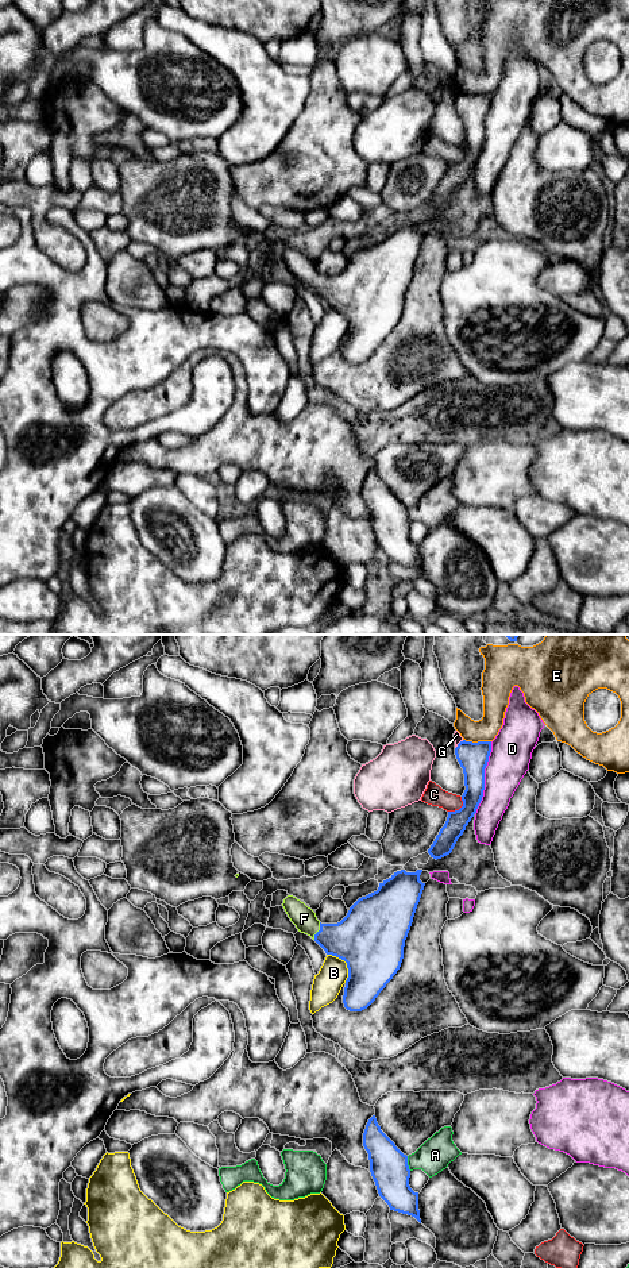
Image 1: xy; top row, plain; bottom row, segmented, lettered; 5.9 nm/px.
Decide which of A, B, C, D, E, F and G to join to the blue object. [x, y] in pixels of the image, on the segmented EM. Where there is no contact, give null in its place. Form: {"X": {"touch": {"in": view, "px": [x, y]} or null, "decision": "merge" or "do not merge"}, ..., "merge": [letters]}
{"A": {"touch": {"in": "xy", "px": [406, 1163]}, "decision": "do not merge"}, "B": {"touch": {"in": "xy", "px": [346, 962]}, "decision": "do not merge"}, "C": {"touch": {"in": "xy", "px": [460, 808]}, "decision": "do not merge"}, "D": {"touch": {"in": "xy", "px": [483, 778]}, "decision": "do not merge"}, "E": {"touch": {"in": "xy", "px": [478, 742]}, "decision": "do not merge"}, "F": {"touch": {"in": "xy", "px": [319, 931]}, "decision": "merge"}, "G": {"touch": {"in": "xy", "px": [458, 744]}, "decision": "do not merge"}, "merge": ["F"]}

